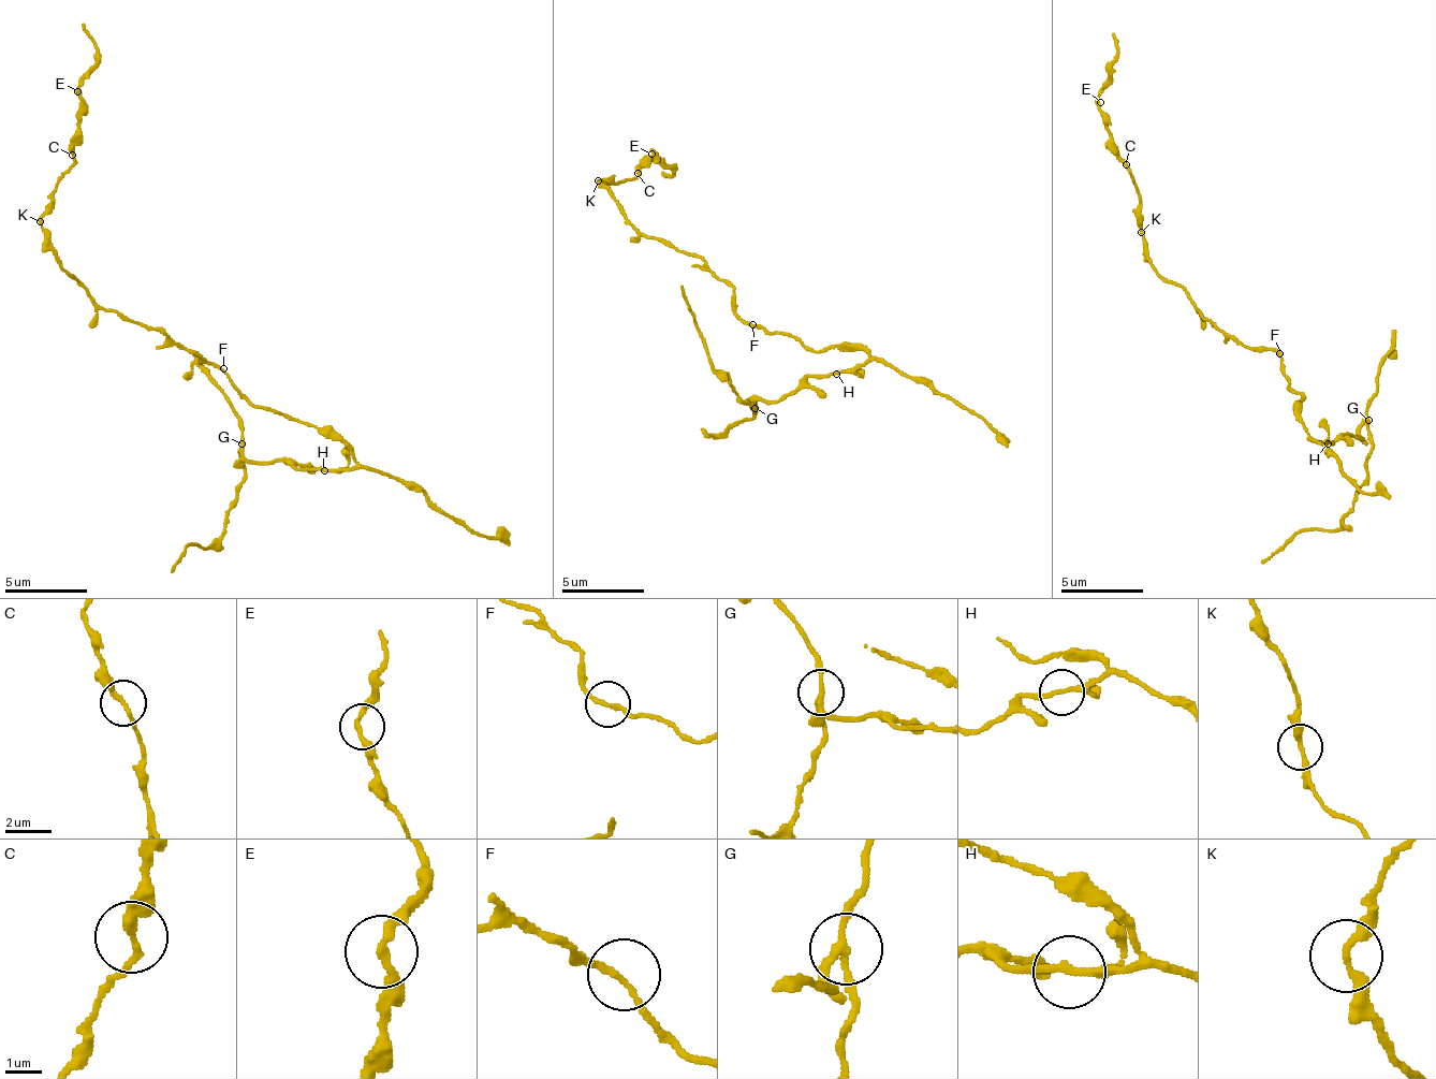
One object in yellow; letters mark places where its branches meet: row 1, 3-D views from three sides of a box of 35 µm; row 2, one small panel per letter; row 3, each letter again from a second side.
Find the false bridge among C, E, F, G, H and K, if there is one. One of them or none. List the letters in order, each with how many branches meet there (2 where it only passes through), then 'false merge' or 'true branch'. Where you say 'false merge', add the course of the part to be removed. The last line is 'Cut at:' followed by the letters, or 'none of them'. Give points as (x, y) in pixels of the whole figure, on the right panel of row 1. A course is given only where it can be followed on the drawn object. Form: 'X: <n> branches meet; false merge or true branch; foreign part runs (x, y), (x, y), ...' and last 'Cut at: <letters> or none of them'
C: 2 branches meet; true branch
E: 2 branches meet; true branch
F: 2 branches meet; true branch
G: 2 branches meet; false merge; foreign part runs (1369, 421), (1373, 454), (1365, 463), (1365, 483), (1350, 509), (1332, 530), (1304, 527), (1260, 563)
H: 2 branches meet; true branch
K: 2 branches meet; true branch
Cut at: G

